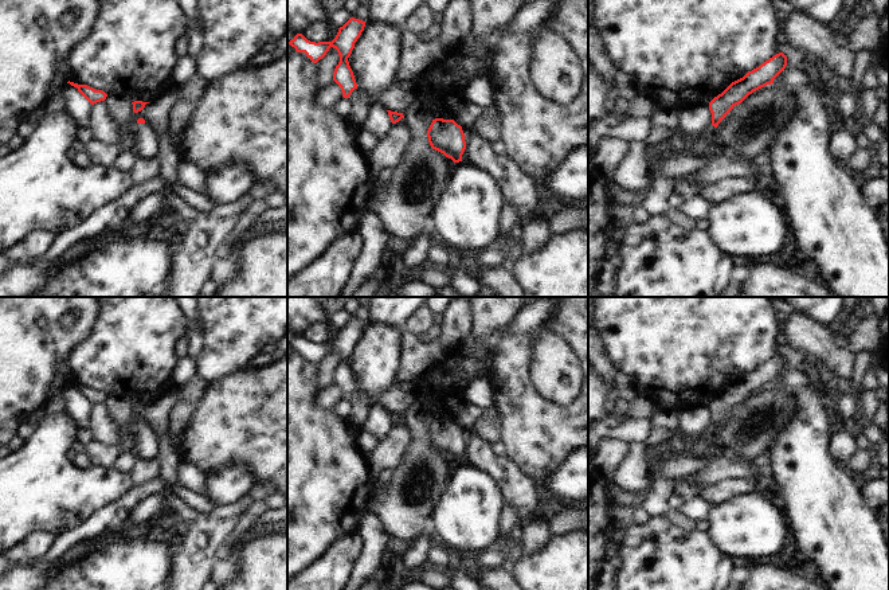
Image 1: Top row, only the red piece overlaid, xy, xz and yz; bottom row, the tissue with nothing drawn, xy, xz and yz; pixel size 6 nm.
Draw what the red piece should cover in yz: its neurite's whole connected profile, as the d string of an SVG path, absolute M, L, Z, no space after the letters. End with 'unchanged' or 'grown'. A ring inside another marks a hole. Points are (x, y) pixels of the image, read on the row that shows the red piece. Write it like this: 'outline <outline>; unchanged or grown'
outline M779 52L761 63L759 67L748 71L743 78L732 82L721 94L709 102L712 113L712 125L701 134L690 134L681 126L669 132L659 145L671 156L704 159L718 153L716 128L725 116L739 103L741 103L753 91L774 83L774 79L786 69L787 56Z; grown

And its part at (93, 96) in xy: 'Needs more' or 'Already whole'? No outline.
Already whole.

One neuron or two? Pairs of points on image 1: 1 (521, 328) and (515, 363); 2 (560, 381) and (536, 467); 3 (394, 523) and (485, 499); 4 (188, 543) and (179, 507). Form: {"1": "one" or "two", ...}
{"1": "two", "2": "two", "3": "two", "4": "one"}

